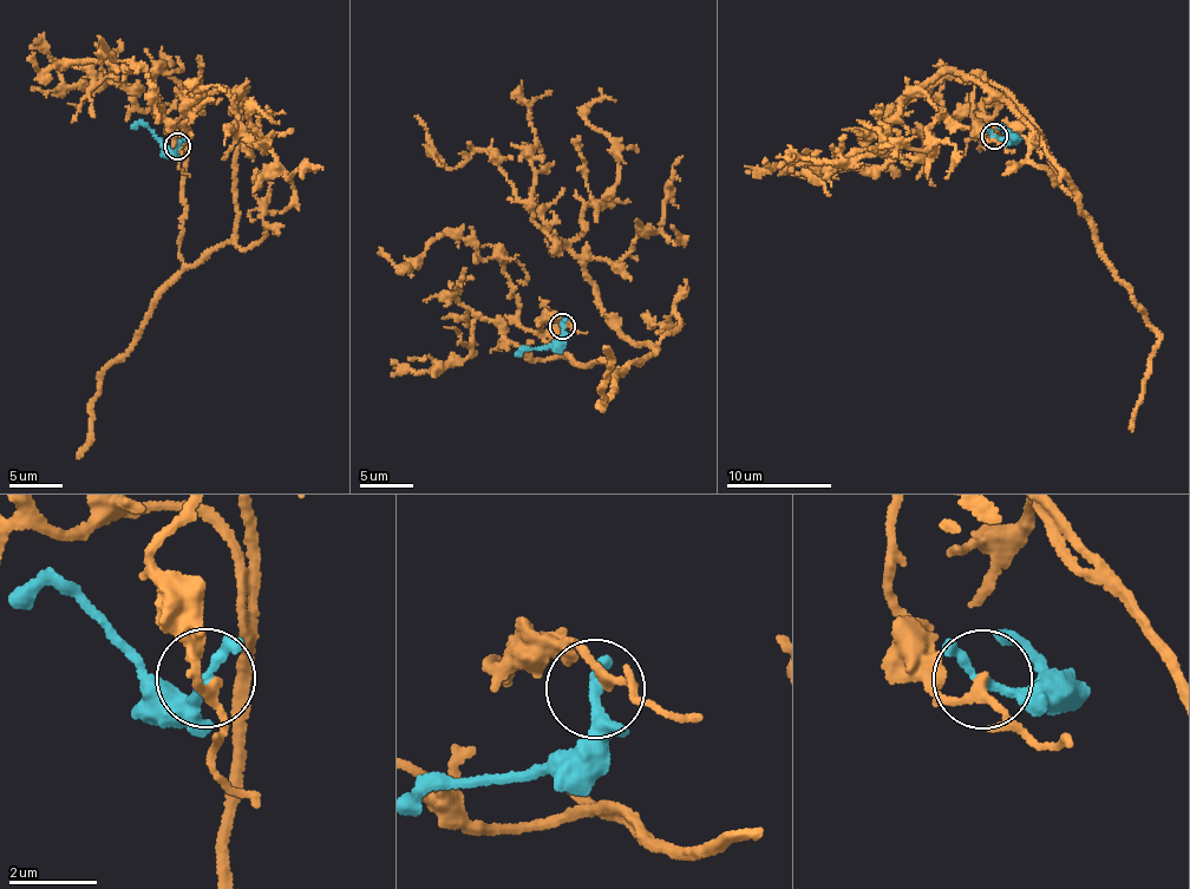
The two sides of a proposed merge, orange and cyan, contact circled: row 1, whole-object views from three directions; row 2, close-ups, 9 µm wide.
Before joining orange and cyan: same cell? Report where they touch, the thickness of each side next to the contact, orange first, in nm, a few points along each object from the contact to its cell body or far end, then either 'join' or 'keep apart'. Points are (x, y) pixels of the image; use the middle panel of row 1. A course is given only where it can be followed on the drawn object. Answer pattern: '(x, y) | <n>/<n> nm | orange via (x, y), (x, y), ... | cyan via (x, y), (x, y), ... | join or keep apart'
(562, 326) | 170/200 nm | orange via (564, 326), (536, 322), (579, 364), (625, 367), (654, 350), (620, 332), (496, 157), (449, 168), (414, 116) | cyan via (562, 325), (558, 340), (516, 354) | keep apart

